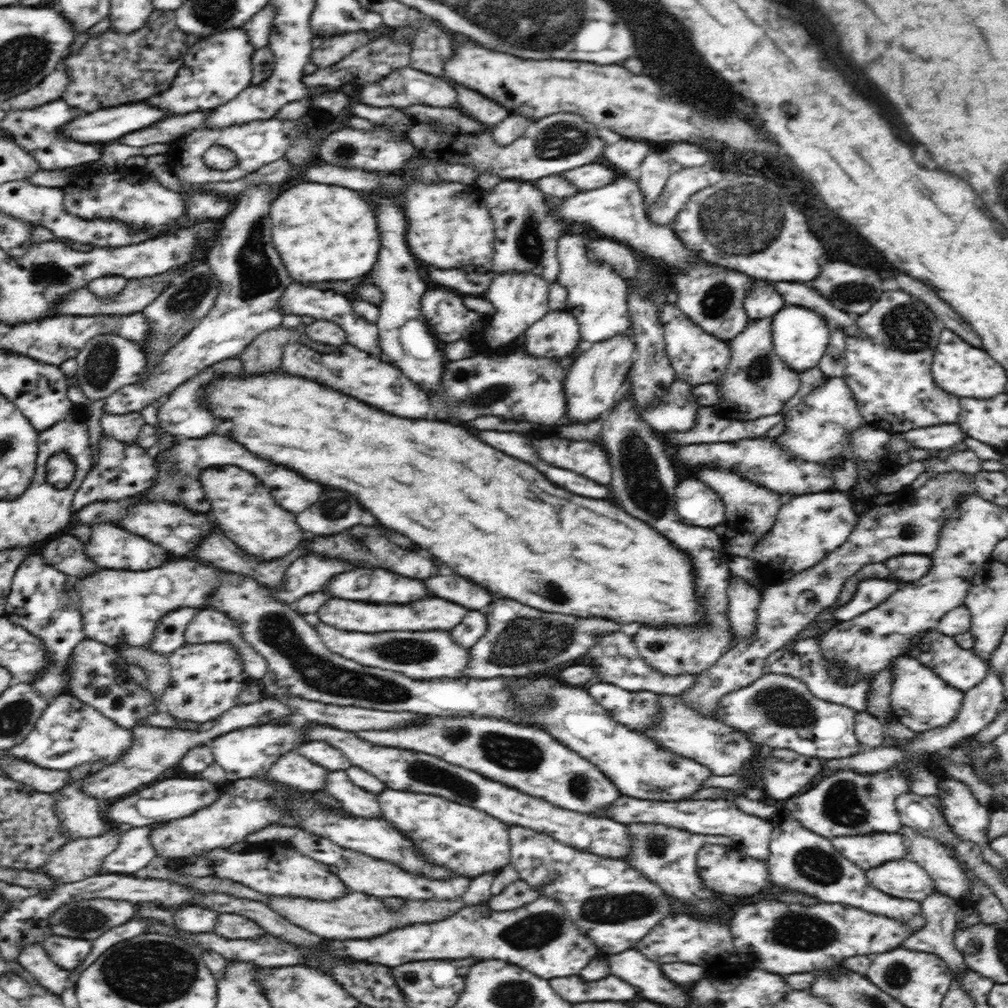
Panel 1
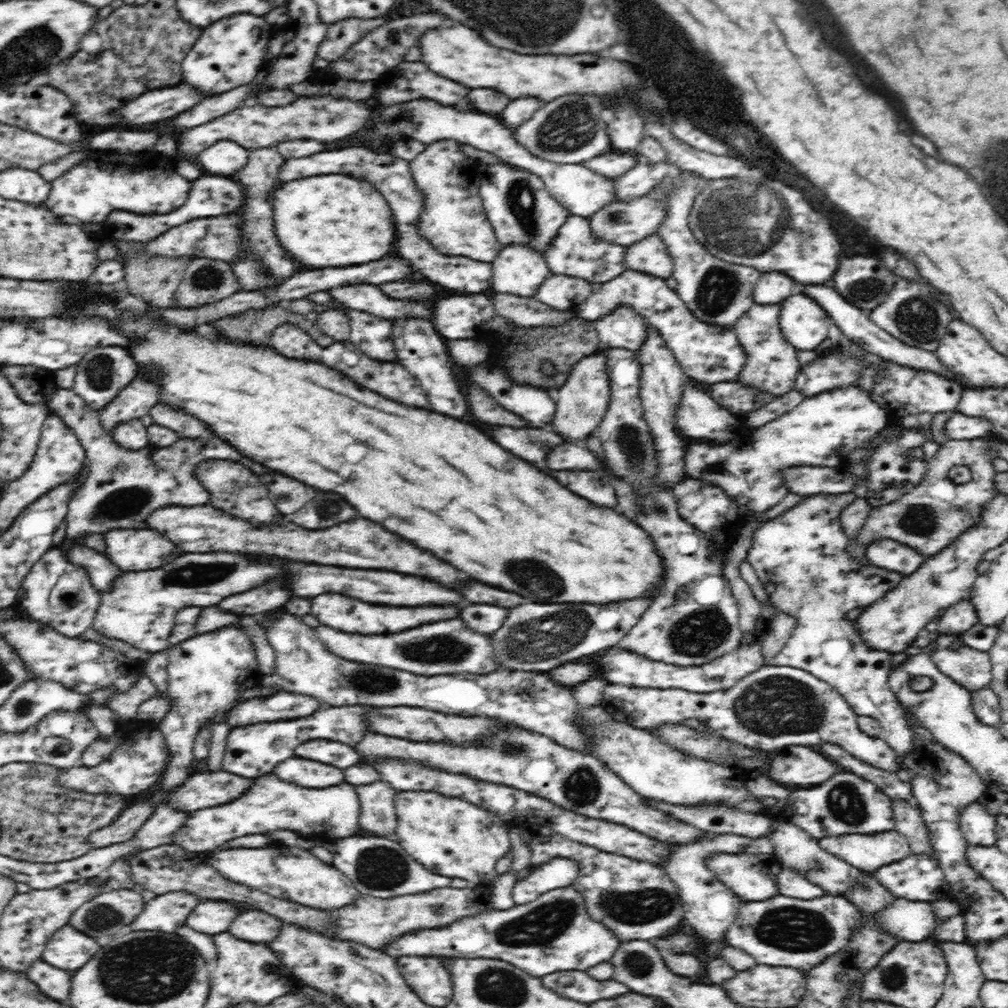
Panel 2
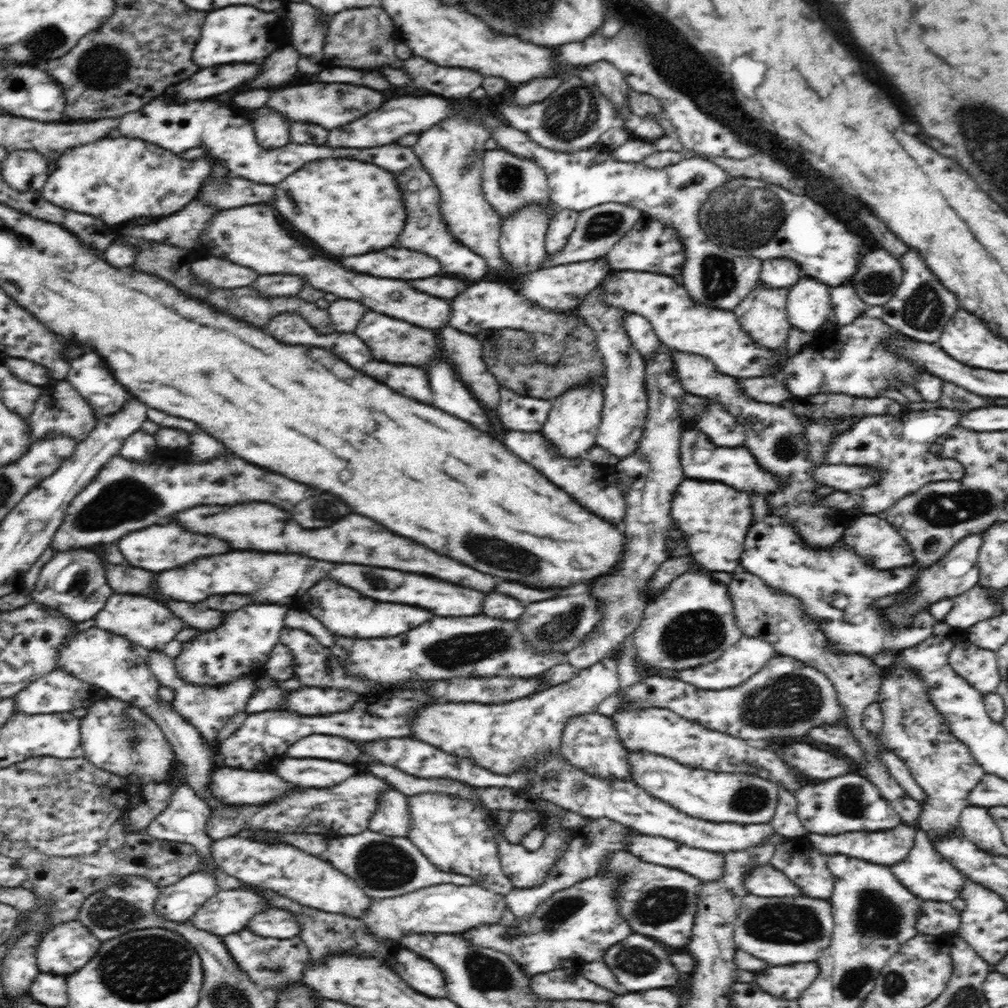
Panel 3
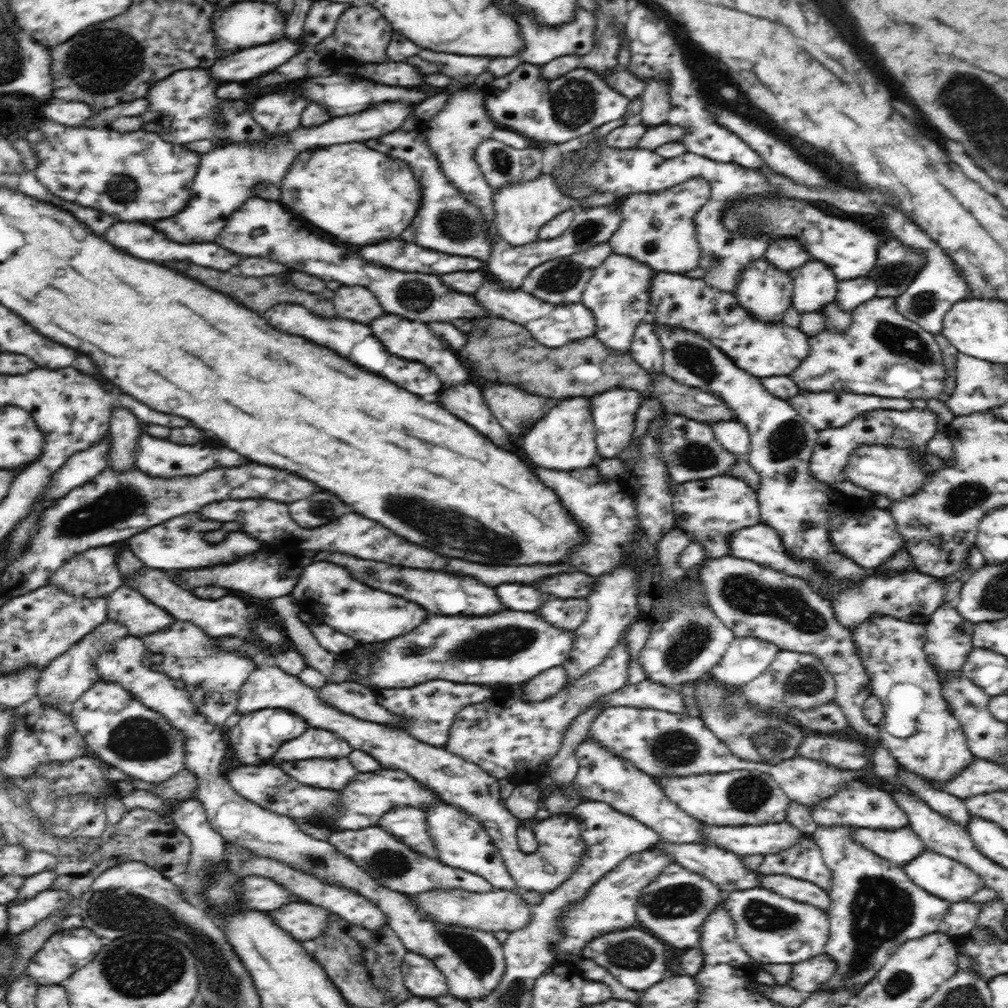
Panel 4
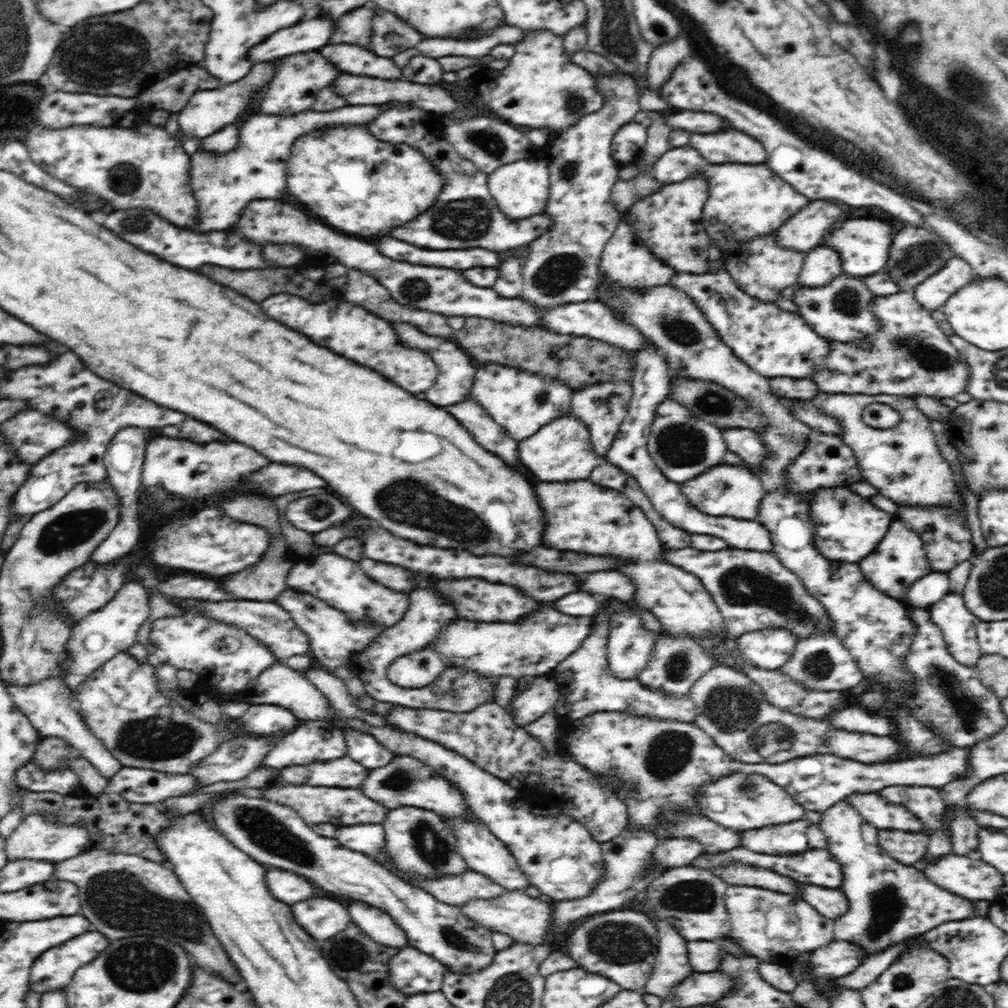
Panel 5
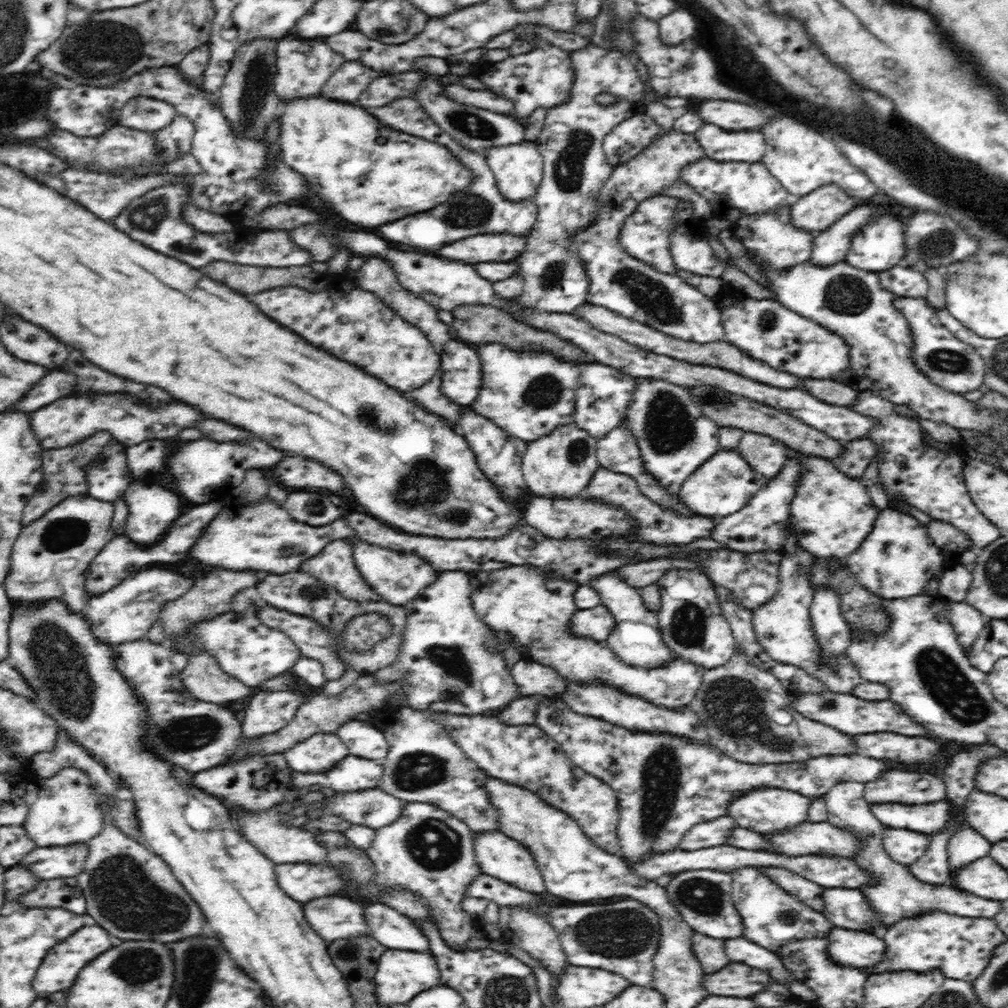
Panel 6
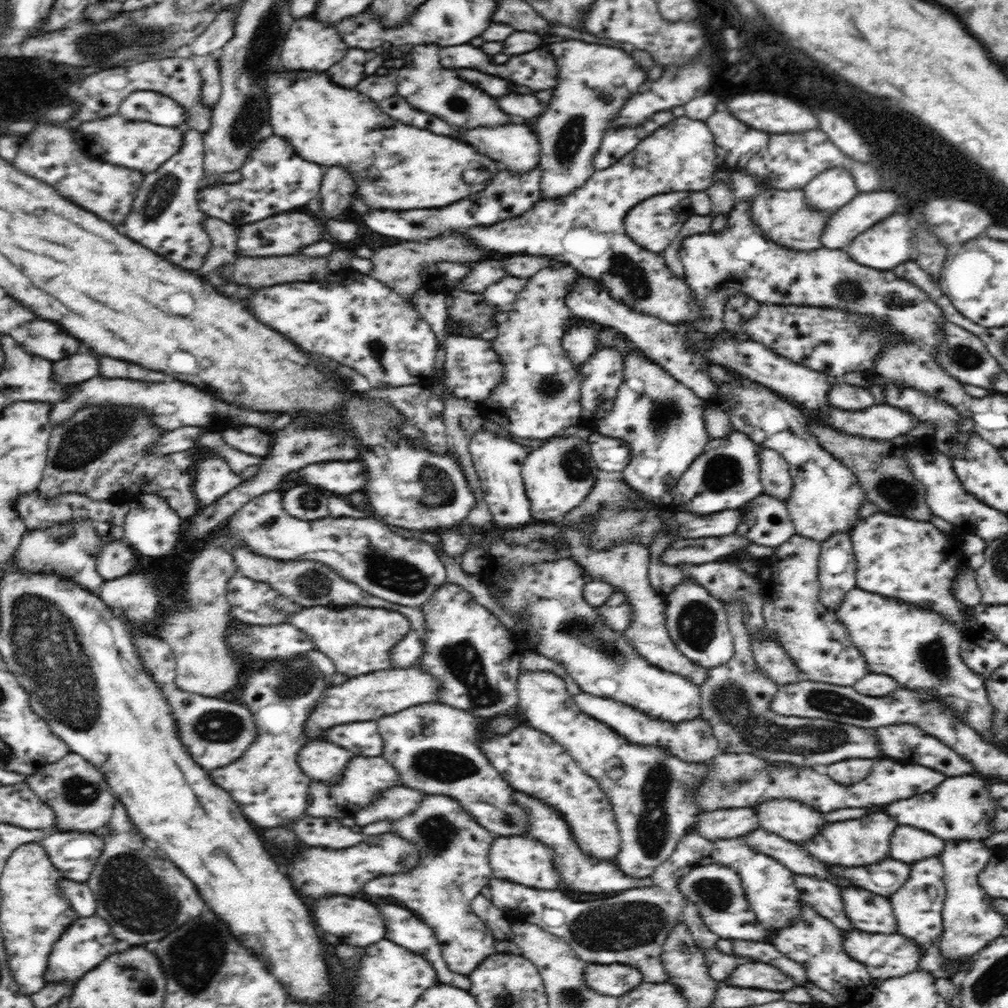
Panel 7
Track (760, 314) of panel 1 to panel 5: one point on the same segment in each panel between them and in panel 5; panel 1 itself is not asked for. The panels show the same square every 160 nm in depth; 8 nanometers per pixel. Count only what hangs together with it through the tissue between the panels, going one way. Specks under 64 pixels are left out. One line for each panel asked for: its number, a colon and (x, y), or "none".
2: (772, 287)
3: (779, 272)
4: (785, 254)
5: (805, 230)

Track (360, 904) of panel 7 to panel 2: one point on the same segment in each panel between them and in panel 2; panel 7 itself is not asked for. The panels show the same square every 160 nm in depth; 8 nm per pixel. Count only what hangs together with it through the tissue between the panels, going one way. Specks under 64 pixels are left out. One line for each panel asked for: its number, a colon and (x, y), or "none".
2: (252, 926)
3: (276, 923)
4: (303, 921)
5: (321, 918)
6: (333, 918)

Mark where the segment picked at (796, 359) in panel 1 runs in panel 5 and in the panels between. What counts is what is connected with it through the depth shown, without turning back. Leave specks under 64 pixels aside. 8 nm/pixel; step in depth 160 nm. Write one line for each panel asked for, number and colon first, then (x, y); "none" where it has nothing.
2: (804, 323)
3: (808, 303)
4: (814, 285)
5: (821, 264)

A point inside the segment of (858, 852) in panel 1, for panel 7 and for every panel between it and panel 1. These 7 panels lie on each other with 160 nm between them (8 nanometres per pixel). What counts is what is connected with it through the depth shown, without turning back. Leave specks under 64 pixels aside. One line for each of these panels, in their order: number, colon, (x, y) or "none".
2: (868, 853)
3: (887, 847)
4: (899, 846)
5: (907, 848)
6: (904, 847)
7: (909, 844)

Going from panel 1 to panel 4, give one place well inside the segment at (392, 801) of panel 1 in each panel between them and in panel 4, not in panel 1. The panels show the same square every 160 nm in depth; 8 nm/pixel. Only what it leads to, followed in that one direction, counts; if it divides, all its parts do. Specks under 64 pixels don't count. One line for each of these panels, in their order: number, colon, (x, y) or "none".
2: (449, 836)
3: (456, 835)
4: (462, 842)

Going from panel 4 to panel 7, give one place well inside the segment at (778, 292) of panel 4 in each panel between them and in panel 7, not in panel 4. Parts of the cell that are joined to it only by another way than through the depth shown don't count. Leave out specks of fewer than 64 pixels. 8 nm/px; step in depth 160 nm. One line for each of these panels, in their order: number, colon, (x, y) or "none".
5: (761, 268)
6: (770, 237)
7: (783, 215)

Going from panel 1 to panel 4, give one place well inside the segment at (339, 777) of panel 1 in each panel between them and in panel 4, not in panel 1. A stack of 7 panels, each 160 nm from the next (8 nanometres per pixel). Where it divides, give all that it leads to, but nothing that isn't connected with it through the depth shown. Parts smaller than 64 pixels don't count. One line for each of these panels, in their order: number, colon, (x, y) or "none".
2: (377, 815)
3: (392, 818)
4: (408, 824)

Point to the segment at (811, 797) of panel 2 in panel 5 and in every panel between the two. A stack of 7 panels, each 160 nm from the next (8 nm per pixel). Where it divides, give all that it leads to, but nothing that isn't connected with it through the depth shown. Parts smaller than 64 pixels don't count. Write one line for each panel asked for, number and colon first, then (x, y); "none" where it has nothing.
3: (850, 803)
4: (863, 807)
5: (871, 807)

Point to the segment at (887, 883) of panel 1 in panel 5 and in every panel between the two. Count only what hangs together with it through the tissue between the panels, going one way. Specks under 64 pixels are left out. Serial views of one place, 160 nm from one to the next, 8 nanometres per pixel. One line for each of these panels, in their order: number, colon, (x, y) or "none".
2: (919, 878)
3: (925, 873)
4: (939, 875)
5: (969, 877)

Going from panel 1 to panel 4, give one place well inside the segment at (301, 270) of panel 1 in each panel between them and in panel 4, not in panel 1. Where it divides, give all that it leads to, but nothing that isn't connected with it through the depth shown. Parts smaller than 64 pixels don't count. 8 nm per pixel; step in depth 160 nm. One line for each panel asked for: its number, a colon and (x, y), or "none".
2: (323, 221)
3: (342, 207)
4: (357, 195)

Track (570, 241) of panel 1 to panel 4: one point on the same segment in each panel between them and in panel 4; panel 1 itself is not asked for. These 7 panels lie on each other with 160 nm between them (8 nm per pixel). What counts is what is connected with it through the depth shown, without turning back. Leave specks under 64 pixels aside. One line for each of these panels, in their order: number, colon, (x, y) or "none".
2: (623, 328)
3: (640, 331)
4: (647, 351)

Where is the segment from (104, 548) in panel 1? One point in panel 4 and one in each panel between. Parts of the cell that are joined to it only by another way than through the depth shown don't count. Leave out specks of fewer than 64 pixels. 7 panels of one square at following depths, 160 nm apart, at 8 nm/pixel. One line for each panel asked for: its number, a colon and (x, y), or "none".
2: (133, 550)
3: (158, 548)
4: (179, 543)

